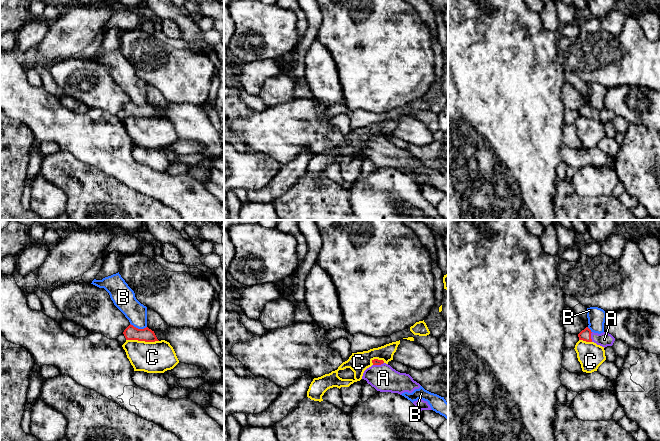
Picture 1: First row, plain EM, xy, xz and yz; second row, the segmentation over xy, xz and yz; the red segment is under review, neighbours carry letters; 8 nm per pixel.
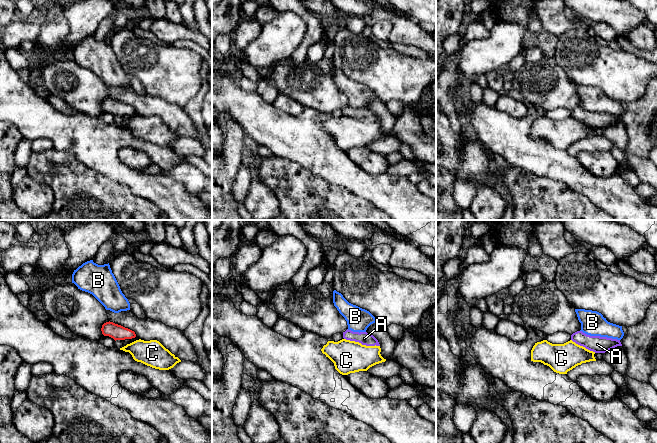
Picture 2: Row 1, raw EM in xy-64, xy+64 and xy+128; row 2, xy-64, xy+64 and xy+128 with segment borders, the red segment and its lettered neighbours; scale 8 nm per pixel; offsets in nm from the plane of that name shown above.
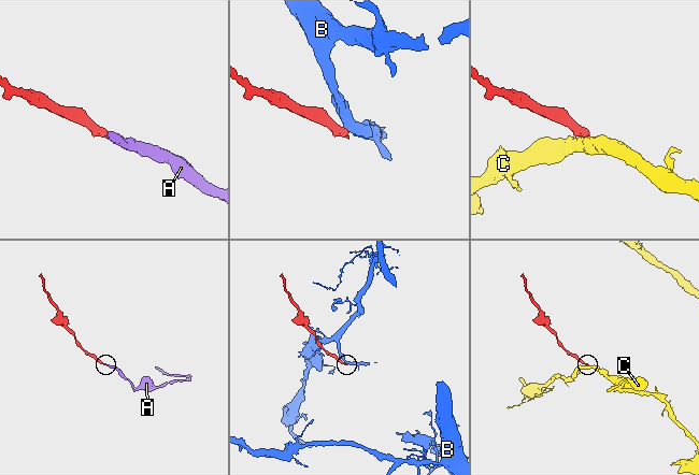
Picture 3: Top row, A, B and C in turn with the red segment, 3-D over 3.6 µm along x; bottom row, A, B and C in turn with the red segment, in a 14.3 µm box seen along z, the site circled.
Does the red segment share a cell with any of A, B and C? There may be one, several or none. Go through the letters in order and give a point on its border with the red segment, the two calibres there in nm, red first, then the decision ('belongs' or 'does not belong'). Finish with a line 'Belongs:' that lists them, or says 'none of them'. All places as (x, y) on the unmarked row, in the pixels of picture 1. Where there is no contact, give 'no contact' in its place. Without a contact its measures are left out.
A: yz (590, 113) | 90/120 nm | belongs
B: xy (137, 104) | 110/170 nm | does not belong
C: xy (142, 116) | 110/260 nm | does not belong
Belongs: A

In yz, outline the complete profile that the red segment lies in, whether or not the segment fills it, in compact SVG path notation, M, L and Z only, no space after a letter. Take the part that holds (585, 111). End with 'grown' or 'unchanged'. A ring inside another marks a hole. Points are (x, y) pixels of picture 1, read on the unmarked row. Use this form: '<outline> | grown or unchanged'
M588 103L582 106L578 110L578 113L579 116L583 116L586 118L594 118L604 124L607 122L612 122L615 117L615 114L611 110L607 108L603 108L601 110L594 109Z | grown

